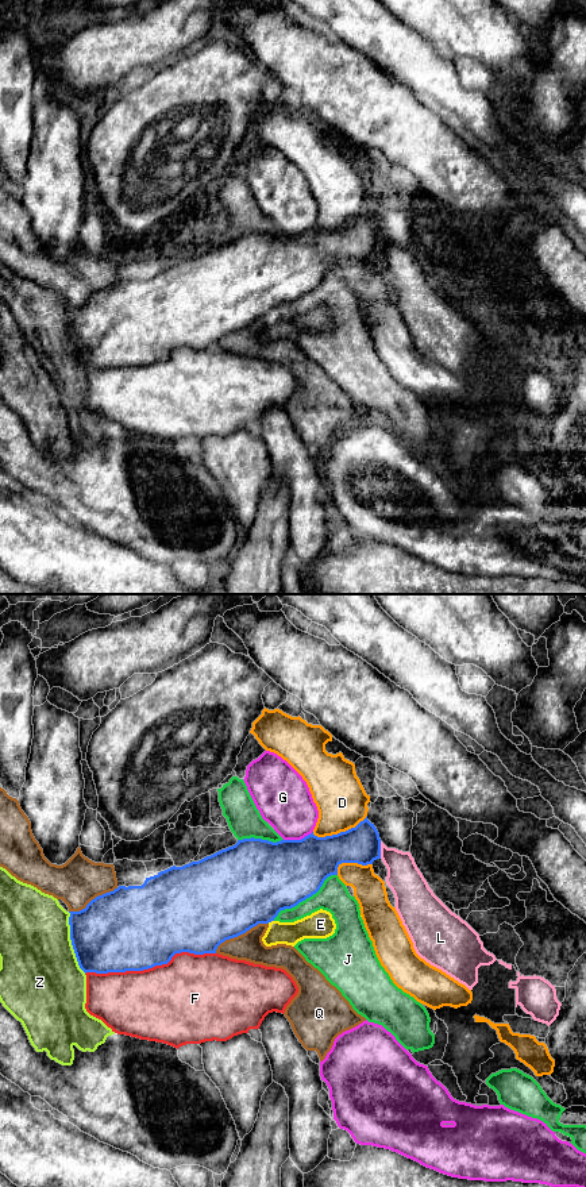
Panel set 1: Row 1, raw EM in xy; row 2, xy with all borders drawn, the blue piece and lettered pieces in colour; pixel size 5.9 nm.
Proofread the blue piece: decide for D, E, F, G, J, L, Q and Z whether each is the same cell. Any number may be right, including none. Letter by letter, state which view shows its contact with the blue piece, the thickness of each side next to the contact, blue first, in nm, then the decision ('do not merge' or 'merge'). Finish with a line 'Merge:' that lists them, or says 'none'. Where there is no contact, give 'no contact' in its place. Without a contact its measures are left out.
D: xy | 280/300 nm | do not merge
E: xy | 480/140 nm | do not merge
F: xy | 500/480 nm | do not merge
G: xy | 400/320 nm | do not merge
J: xy | 420/190 nm | do not merge
L: xy | 220/200 nm | do not merge
Q: xy | 500/170 nm | do not merge
Z: xy | 460/460 nm | do not merge
Merge: none

